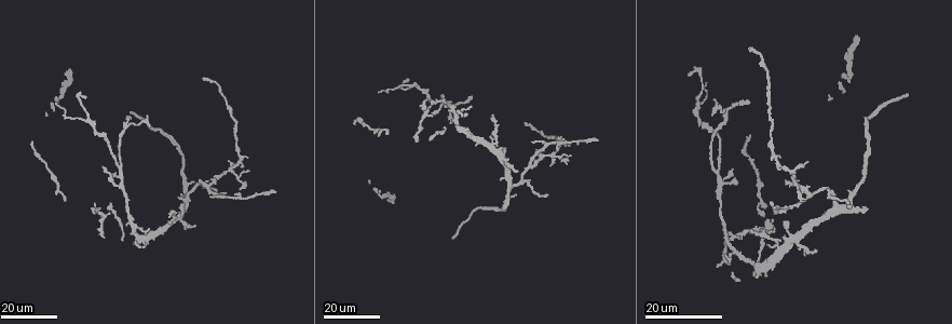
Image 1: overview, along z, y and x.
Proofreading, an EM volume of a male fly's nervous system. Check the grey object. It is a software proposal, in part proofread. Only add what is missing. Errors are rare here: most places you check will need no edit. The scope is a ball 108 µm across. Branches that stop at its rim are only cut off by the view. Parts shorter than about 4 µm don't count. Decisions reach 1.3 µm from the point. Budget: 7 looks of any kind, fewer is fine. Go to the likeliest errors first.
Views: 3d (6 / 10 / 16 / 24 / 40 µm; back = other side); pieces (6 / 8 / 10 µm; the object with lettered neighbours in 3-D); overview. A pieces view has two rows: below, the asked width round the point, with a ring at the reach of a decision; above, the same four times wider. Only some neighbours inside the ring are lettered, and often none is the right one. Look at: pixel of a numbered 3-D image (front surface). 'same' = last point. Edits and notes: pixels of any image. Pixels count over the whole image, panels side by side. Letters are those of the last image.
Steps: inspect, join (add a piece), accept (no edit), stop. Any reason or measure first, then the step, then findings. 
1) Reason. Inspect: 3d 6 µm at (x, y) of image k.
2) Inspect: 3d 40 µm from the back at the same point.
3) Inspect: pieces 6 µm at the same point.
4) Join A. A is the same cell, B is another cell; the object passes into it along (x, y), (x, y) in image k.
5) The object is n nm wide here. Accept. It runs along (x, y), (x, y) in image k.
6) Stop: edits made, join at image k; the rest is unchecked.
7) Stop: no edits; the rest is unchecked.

Thin end. Inspect: 3d 24 µm at (846, 189) of image 1.

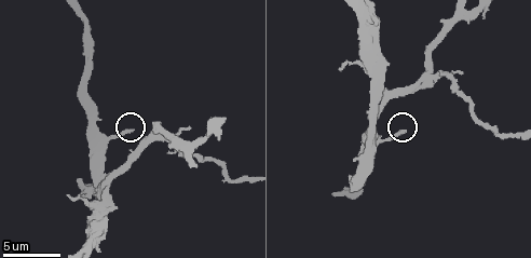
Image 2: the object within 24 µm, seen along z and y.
Inspect: pieces 6 µm at (130, 131) of image 2.

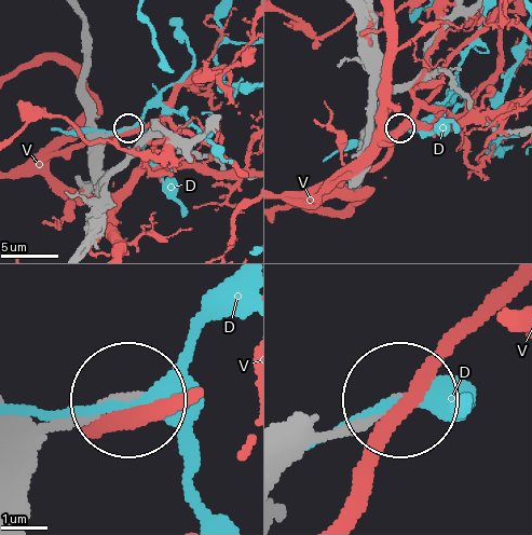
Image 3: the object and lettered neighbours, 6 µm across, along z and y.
Accept. D and V are other cells; it runs along (26, 513), (41, 443), (126, 401) in image 3; no lettered piece goes on from it.

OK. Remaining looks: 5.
An open end. Inspect: 3d 24 µm at (725, 253) of image 1.

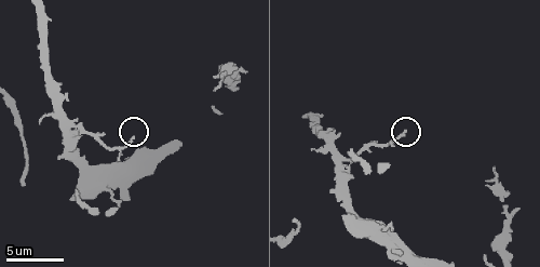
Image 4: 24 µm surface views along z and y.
What lies round it. Inspect: pieces 10 µm at (132, 137) of image 4.

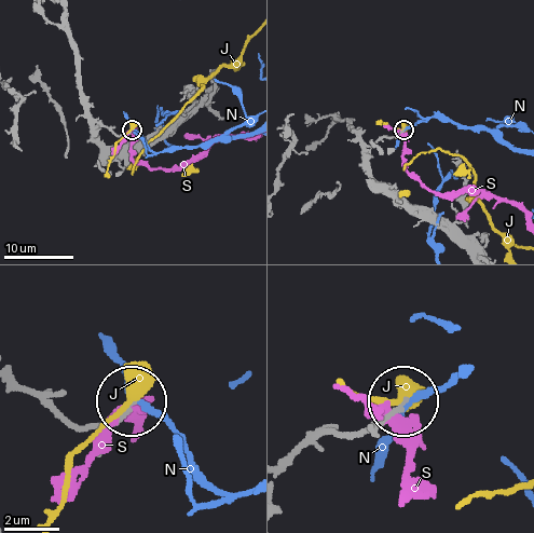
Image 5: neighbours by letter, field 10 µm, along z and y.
The object is 140 nm wide here. Accept. J, N and S are other cells; it runs along (15, 384), (84, 425), (106, 423), (131, 400) in image 5; none of them fits.

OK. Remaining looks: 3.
Branch stops here. Inspect: 3d 16 µm at (689, 76) of image 1.

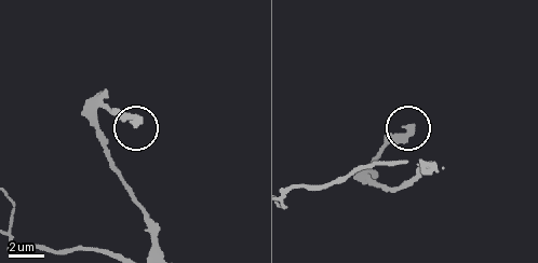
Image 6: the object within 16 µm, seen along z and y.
Inspect: pieces 10 µm at (413, 128) of image 6.

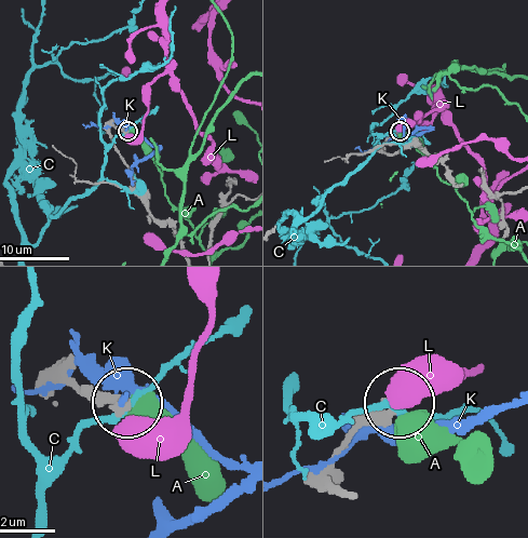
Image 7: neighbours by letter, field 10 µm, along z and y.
Accept. A, C, K and L are other cells; none of them fits.

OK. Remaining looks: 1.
Stop: no edits; the rest is unchecked.

